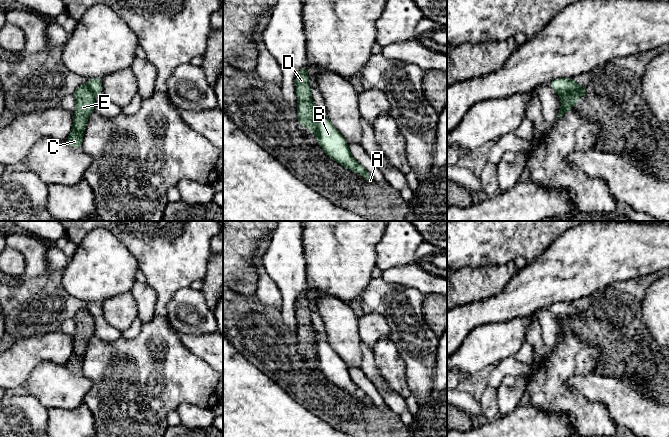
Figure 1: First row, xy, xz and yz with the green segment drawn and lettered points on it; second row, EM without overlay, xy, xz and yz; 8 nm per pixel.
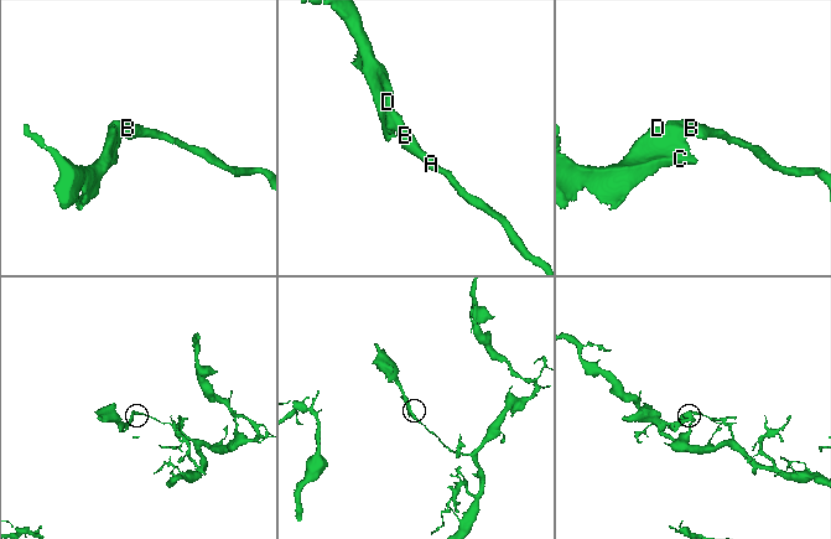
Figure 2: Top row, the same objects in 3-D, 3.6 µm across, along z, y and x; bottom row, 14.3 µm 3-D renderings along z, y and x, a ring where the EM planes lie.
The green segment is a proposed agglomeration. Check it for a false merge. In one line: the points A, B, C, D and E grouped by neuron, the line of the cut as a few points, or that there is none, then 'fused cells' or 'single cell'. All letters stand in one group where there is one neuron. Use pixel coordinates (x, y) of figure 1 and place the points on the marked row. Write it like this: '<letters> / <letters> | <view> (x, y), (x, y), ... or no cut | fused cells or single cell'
A B / C D E | yz (558, 92), (573, 92), (578, 97) | fused cells

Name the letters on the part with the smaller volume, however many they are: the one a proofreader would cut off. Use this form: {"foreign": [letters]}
{"foreign": ["C", "D", "E"]}

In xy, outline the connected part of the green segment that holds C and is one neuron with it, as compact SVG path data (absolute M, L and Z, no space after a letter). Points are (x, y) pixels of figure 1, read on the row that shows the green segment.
M81 85L73 95L76 100L76 110L73 115L72 131L65 142L72 148L81 148L88 118L95 111L95 94L87 85Z

